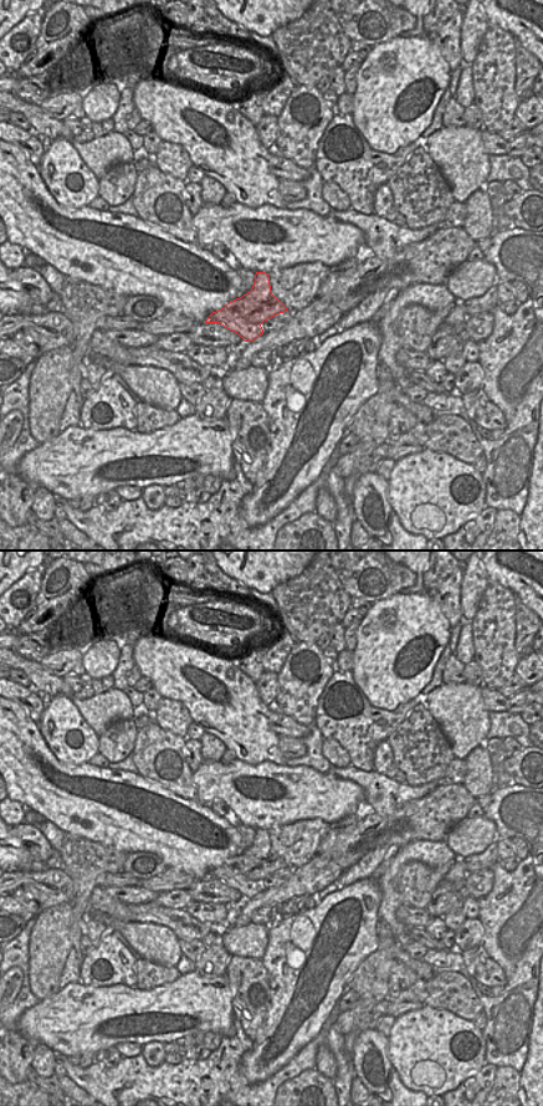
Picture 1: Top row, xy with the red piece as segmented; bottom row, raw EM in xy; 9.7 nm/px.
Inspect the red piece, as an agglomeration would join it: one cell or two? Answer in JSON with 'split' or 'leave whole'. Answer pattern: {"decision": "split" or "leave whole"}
{"decision": "split"}

